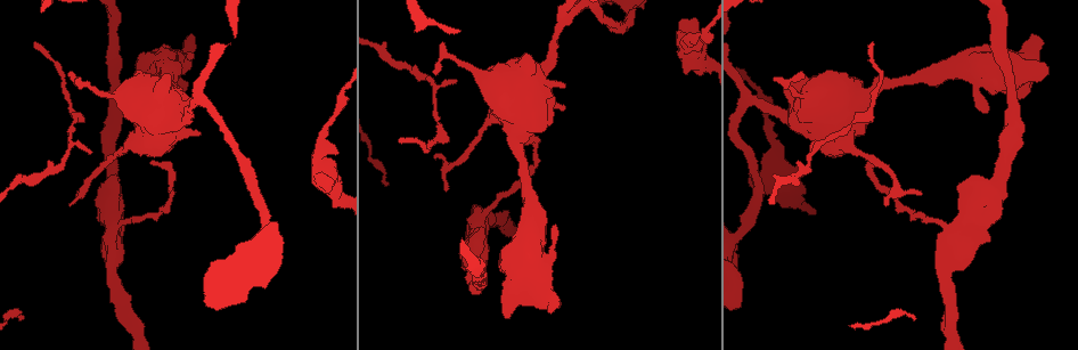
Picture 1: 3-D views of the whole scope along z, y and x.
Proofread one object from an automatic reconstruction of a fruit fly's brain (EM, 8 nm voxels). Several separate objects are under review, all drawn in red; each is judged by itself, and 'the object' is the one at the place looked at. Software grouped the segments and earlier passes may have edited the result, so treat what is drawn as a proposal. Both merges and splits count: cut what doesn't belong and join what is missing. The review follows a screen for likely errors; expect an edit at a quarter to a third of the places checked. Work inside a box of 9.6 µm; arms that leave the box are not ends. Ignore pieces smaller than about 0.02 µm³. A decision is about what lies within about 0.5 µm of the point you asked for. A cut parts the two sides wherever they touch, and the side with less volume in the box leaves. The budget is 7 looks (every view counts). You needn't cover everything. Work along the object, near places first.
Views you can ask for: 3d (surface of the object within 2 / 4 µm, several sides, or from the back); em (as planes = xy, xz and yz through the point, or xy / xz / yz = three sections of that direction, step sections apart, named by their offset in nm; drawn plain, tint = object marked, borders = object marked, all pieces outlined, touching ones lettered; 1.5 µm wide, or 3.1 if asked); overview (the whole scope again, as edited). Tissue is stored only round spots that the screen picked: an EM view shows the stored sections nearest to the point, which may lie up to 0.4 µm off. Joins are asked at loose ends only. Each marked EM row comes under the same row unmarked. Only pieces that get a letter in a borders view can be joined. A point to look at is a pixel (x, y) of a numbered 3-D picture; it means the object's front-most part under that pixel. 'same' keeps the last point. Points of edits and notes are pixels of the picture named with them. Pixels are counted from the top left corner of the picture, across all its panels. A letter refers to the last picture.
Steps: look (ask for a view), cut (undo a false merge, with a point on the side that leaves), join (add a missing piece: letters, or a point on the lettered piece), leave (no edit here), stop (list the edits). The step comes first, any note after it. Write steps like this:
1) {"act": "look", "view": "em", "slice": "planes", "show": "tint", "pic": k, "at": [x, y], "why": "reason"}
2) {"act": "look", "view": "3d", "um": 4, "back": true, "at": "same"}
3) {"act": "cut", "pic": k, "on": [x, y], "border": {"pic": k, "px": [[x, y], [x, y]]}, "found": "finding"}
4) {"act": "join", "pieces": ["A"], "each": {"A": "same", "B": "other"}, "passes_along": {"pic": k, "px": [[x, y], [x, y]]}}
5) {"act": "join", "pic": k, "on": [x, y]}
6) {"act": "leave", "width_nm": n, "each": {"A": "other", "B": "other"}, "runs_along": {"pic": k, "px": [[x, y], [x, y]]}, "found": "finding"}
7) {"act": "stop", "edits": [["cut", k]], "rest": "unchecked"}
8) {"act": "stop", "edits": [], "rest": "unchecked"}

{"act": "look", "view": "em", "slice": "xy", "step": 8, "show": "borders", "pic": 1, "at": [988, 109], "why": "an open end"}

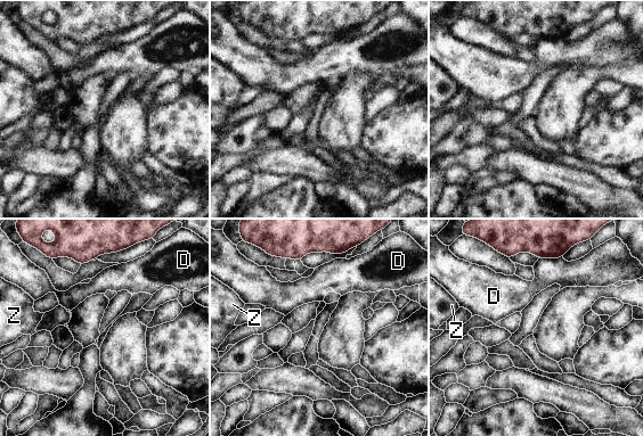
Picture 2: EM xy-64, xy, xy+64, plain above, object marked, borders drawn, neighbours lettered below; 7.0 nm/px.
{"act": "look", "view": "em", "slice": "planes", "show": "borders", "at": "same"}

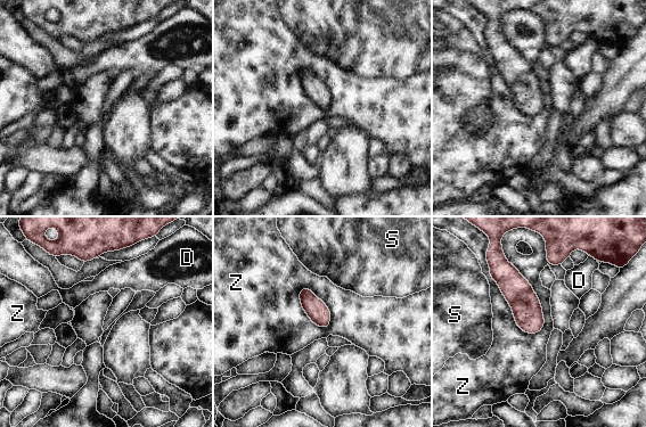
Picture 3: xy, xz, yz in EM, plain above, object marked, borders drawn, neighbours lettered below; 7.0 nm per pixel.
{"act": "leave", "each": {"D": "other", "S": "other", "Z": "other"}, "border": {"pic": 3, "px": [[504, 256], [539, 300], [537, 334]]}, "found": "none of them fits"}

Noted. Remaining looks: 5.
{"act": "look", "view": "3d", "um": 2, "pic": 1, "at": [918, 190], "why": "an open end"}

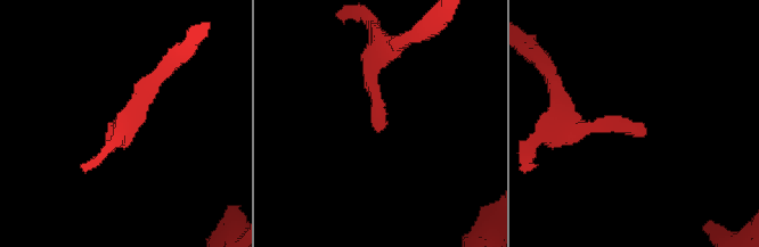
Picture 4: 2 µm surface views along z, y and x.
{"act": "look", "view": "em", "slice": "planes", "show": "borders", "pic": 4, "at": [378, 132], "why": "now the EM"}

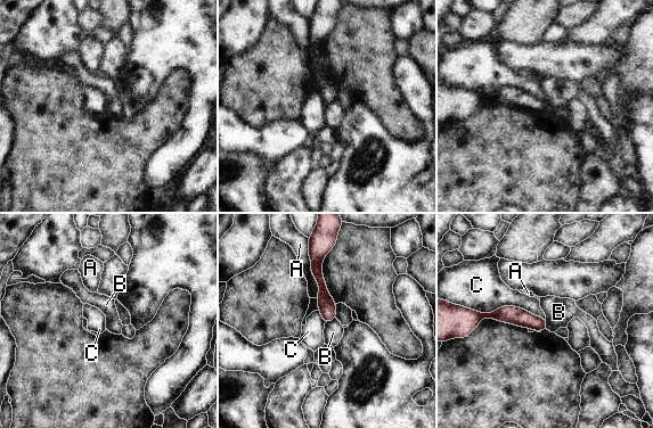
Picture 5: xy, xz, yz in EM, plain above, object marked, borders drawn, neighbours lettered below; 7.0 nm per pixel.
{"act": "leave", "longest_contact_nm": ["C", 550], "each": {"A": "other", "B": "other", "C": "other"}, "runs_along": {"pic": 5, "px": [[478, 317], [516, 315], [544, 323]]}, "found": "no lettered piece goes on from it"}

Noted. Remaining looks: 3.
{"act": "look", "view": "em", "slice": "yz", "step": 8, "show": "tint", "pic": 1, "at": [850, 125], "why": "calibre changes"}

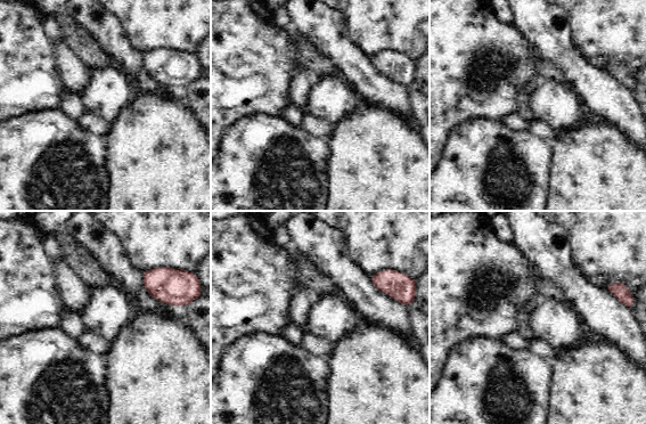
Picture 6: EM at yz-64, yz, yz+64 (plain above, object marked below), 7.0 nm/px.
{"act": "look", "view": "em", "slice": "planes", "show": "borders", "at": "same", "why": "cut it another way"}

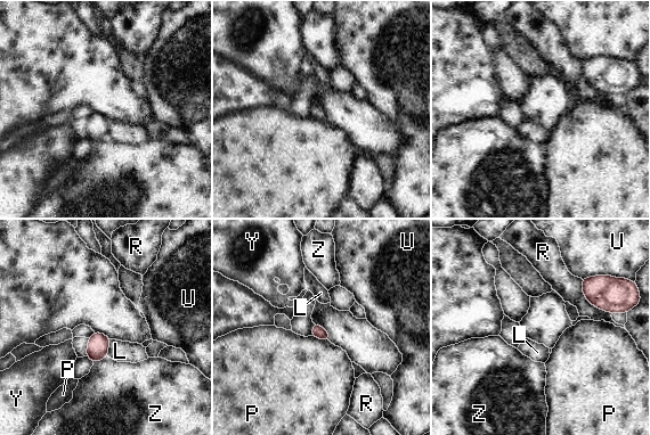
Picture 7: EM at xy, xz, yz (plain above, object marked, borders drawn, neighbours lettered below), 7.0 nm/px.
{"act": "leave", "width_nm": 90, "each": {"L": "other", "P": "other", "R": "other", "U": "other", "Y": "other", "Z": "other"}, "border": {"pic": 7, "px": [[311, 335], [327, 341]]}, "found": "all the same cell"}

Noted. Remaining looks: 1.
{"act": "stop", "edits": [], "rest": "unchecked"}

